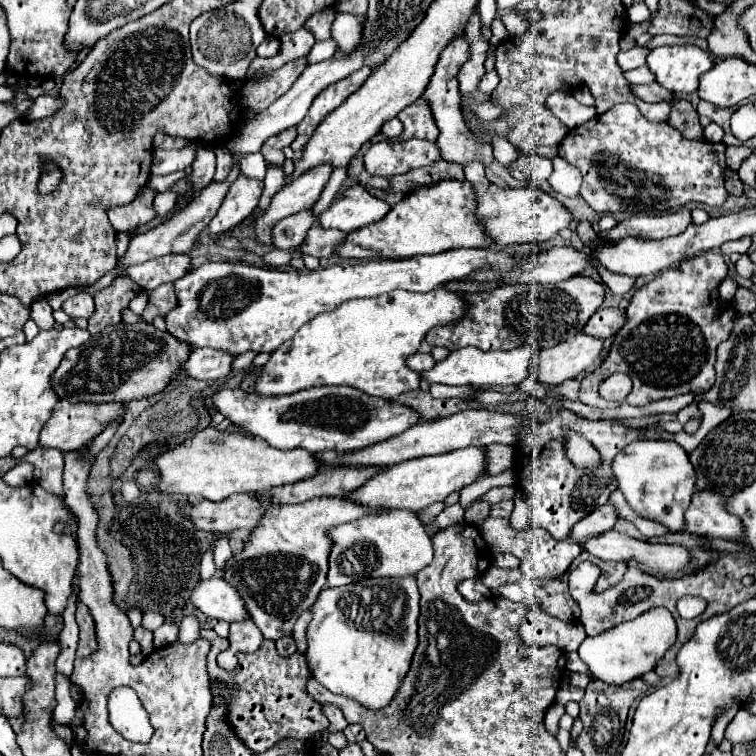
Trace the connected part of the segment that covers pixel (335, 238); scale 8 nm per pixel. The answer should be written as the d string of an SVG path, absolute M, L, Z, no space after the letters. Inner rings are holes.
M313 225L307 231L305 243L301 245L301 255L311 255L311 257L331 257L333 251L337 249L339 241L343 241L345 233L337 229L319 229L319 225Z

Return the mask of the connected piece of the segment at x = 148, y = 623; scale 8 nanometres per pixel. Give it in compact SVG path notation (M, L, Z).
M145 613L141 625L143 625L145 629L149 629L149 631L155 631L159 625L163 625L163 621L165 621L165 618L161 617L159 613Z

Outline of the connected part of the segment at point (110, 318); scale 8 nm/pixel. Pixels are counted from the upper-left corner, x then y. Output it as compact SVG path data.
M119 277L109 287L95 293L95 297L93 297L95 299L95 313L89 319L87 331L91 335L95 335L107 325L117 325L121 321L121 311L139 293L141 293L141 287L129 277Z

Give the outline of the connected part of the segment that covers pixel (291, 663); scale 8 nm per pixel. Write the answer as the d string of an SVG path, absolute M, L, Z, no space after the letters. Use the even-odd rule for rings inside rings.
M201 629L201 637L211 641L207 671L209 677L221 685L221 699L229 711L227 723L255 755L271 749L283 737L309 739L329 725L327 717L321 713L321 703L311 699L305 691L309 669L301 653L281 657L275 649L275 641L265 639L255 653L237 653L239 665L233 673L227 673L217 665L217 655L229 647L229 641L221 639L213 629Z

